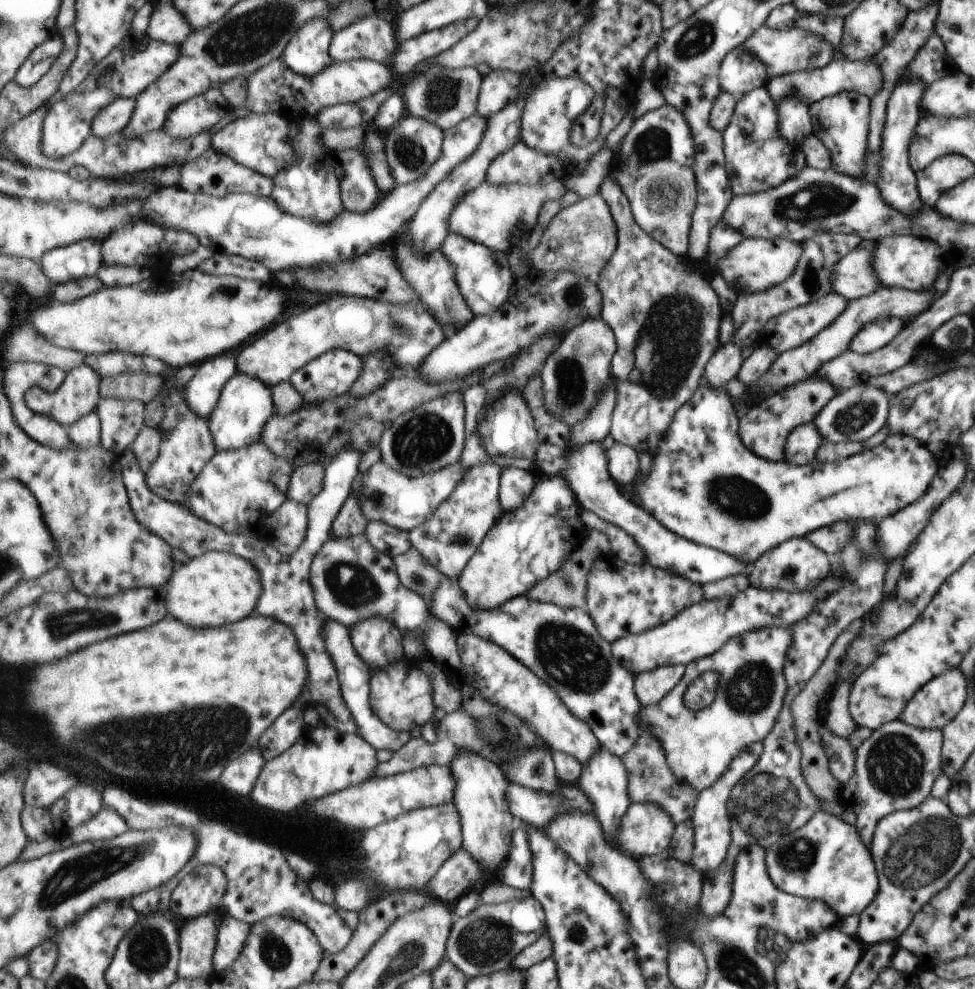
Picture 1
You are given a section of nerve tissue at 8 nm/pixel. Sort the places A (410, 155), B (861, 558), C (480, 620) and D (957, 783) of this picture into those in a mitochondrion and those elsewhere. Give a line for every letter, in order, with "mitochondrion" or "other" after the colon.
A: mitochondrion
B: mitochondrion
C: other
D: other

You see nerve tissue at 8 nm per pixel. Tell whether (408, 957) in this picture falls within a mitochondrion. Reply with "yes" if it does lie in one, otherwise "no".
yes

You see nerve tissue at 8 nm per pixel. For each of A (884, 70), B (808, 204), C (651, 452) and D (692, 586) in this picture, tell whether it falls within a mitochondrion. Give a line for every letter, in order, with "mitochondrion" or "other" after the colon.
A: other
B: mitochondrion
C: other
D: other

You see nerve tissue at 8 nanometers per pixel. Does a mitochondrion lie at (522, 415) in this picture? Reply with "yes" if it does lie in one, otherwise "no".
no

